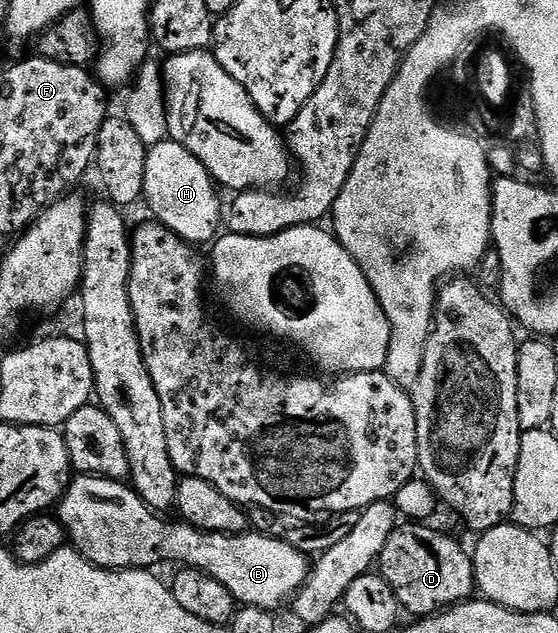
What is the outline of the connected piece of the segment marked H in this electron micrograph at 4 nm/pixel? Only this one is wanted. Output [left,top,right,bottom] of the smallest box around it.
[144,139,224,247]

